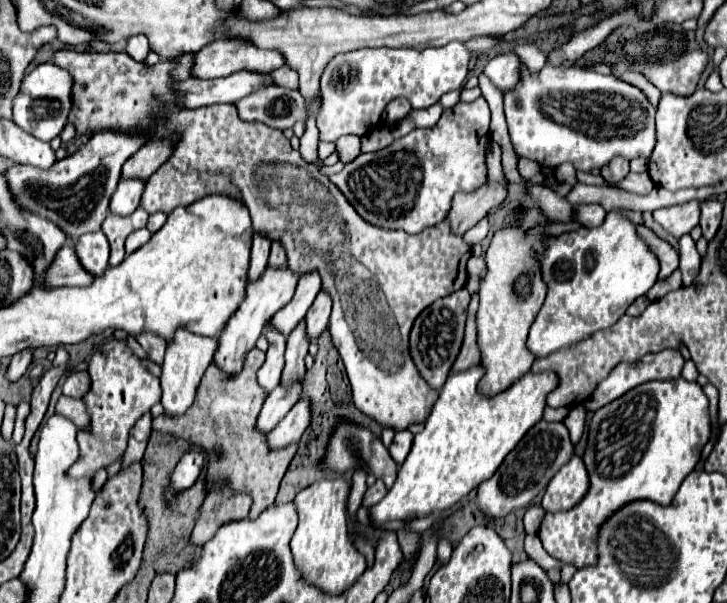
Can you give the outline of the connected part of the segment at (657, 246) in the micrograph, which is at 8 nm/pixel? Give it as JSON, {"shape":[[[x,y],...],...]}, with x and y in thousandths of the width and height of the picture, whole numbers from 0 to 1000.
{"shape":[[[878,375],[878,385],[880,385],[880,391],[886,395],[886,398],[891,398],[891,405],[900,411],[900,418],[902,418],[902,425],[908,428],[908,464],[916,464],[930,444],[933,444],[933,421],[930,421],[930,415],[919,405],[919,401],[913,401],[913,398],[908,398],[894,378],[889,378],[889,375]]]}

